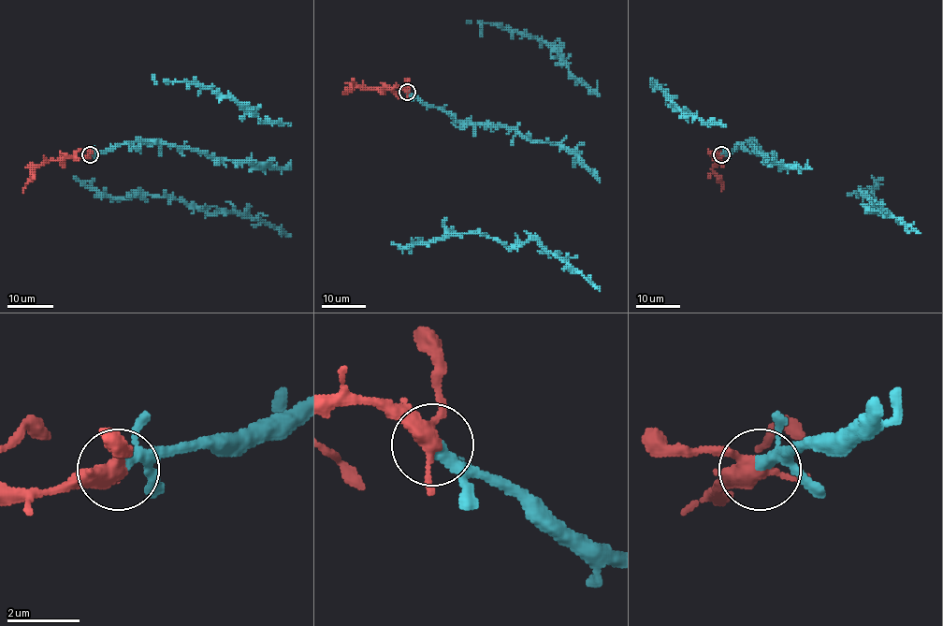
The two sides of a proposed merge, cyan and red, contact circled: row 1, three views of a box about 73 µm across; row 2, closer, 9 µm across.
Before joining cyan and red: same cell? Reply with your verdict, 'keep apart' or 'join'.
join

